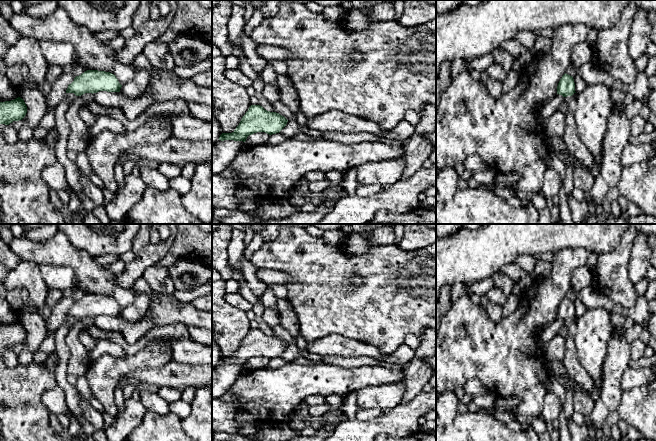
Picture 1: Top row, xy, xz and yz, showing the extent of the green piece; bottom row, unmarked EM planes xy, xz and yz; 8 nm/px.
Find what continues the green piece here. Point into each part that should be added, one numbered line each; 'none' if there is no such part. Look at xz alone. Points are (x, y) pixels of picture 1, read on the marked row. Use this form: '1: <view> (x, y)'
none

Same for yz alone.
none

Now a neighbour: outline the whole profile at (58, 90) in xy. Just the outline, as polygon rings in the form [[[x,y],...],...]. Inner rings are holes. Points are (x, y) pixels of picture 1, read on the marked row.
[[[62,73],[51,87],[51,92],[46,96],[46,113],[53,112],[66,95],[68,85],[74,81],[75,76]]]

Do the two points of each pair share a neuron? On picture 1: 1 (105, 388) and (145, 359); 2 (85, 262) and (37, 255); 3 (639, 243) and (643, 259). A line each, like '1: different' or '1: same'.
1: same
2: same
3: same

